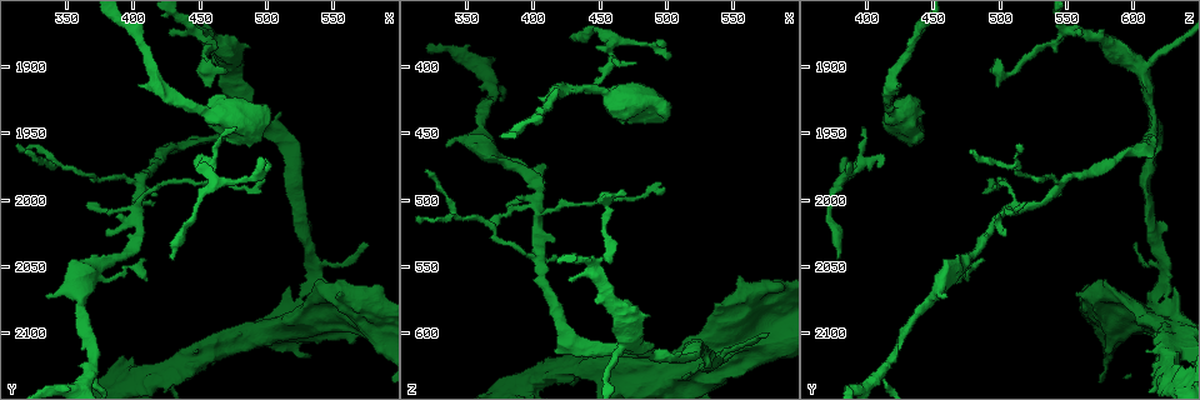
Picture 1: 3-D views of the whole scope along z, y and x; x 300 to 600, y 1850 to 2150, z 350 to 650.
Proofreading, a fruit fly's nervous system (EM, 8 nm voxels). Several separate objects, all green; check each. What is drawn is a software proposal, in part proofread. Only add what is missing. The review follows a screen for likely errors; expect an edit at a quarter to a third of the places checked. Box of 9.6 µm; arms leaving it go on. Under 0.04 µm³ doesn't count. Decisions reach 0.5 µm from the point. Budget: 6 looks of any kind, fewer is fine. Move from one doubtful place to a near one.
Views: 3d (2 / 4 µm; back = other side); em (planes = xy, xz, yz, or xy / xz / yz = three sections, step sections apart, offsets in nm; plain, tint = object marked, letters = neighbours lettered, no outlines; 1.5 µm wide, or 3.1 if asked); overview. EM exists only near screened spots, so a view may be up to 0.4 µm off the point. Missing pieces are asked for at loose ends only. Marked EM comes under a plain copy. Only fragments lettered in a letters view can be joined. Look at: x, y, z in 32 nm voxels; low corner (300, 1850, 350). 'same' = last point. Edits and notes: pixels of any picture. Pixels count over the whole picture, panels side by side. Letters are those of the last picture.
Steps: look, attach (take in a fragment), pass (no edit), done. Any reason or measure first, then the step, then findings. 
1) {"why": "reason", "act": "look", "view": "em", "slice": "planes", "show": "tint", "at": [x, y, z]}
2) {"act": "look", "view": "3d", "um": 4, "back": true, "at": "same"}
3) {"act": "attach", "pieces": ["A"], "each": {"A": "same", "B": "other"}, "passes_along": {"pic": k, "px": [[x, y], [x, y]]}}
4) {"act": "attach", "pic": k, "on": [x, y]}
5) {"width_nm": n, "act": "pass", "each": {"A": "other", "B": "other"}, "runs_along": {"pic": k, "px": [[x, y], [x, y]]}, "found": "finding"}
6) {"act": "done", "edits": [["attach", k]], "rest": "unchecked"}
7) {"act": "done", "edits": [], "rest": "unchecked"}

{"why": "an open end", "act": "look", "view": "3d", "um": 4, "at": [450, 1974, 384]}

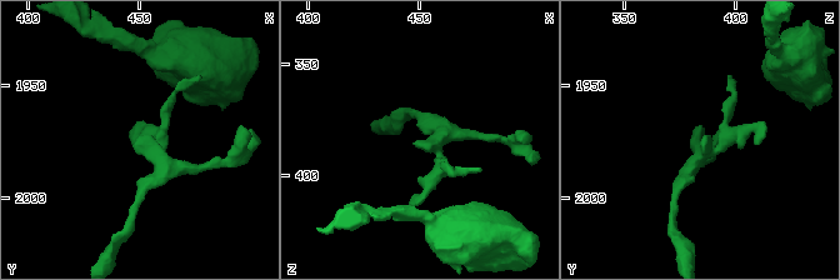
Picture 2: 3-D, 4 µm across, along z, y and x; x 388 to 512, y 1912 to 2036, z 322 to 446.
{"why": "now the EM", "act": "look", "view": "em", "slice": "planes", "show": "letters", "at": [448, 1974, 386]}

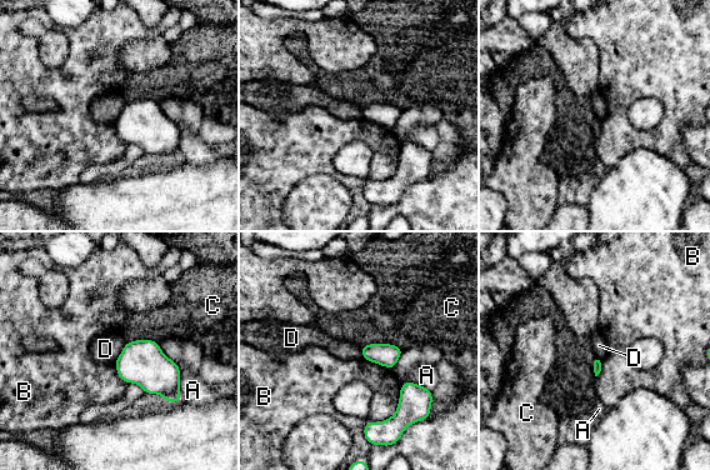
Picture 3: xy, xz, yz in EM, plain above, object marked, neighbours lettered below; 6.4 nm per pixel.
{"act": "pass", "each": {"A": "other", "B": "other", "C": "other", "D": "other"}, "found": "no lettered fragment goes on from it"}

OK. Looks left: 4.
{"why": "free end", "act": "look", "view": "em", "slice": "planes", "show": "letters", "at": [472, 1904, 498]}

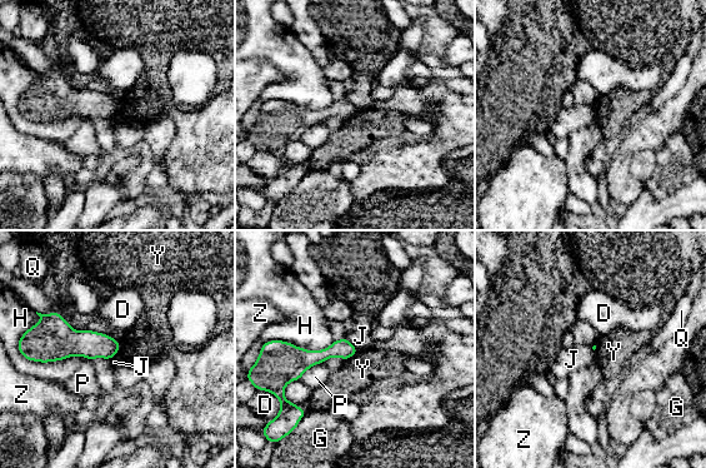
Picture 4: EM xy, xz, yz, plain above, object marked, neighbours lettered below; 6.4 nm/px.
{"act": "pass", "each": {"D": "other", "G": "other", "H": "other", "J": "other", "P": "other", "Q": "other", "Y": "other", "Z": "other"}, "border": {"pic": 4, "px": [[120, 343], [119, 350], [113, 357]]}, "found": "none of them fits"}

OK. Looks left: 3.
{"why": "an open end", "act": "look", "view": "em", "slice": "planes", "show": "letters", "at": [426, 1876, 560]}

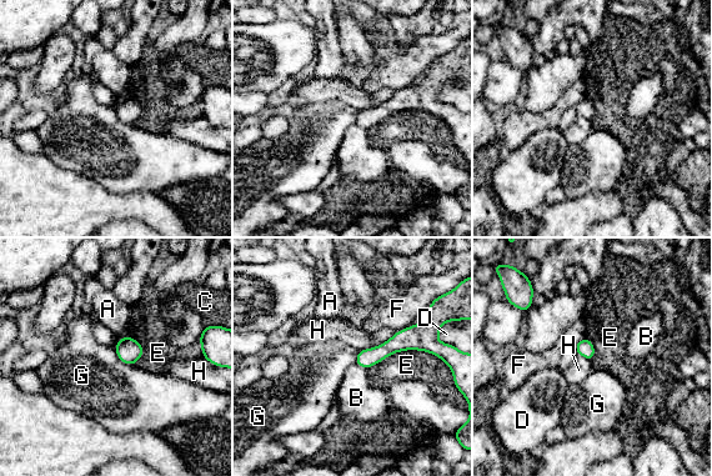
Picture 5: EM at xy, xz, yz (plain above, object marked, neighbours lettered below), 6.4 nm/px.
{"act": "pass", "each": {"A": "other", "B": "other", "C": "other", "D": "other", "E": "other", "F": "other", "G": "other", "H": "other"}, "border": {"pic": 5, "px": [[114, 349], [121, 361], [134, 365]]}, "found": "no lettered fragment goes on from it"}

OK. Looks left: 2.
{"act": "done", "edits": [], "rest": "unchecked"}

